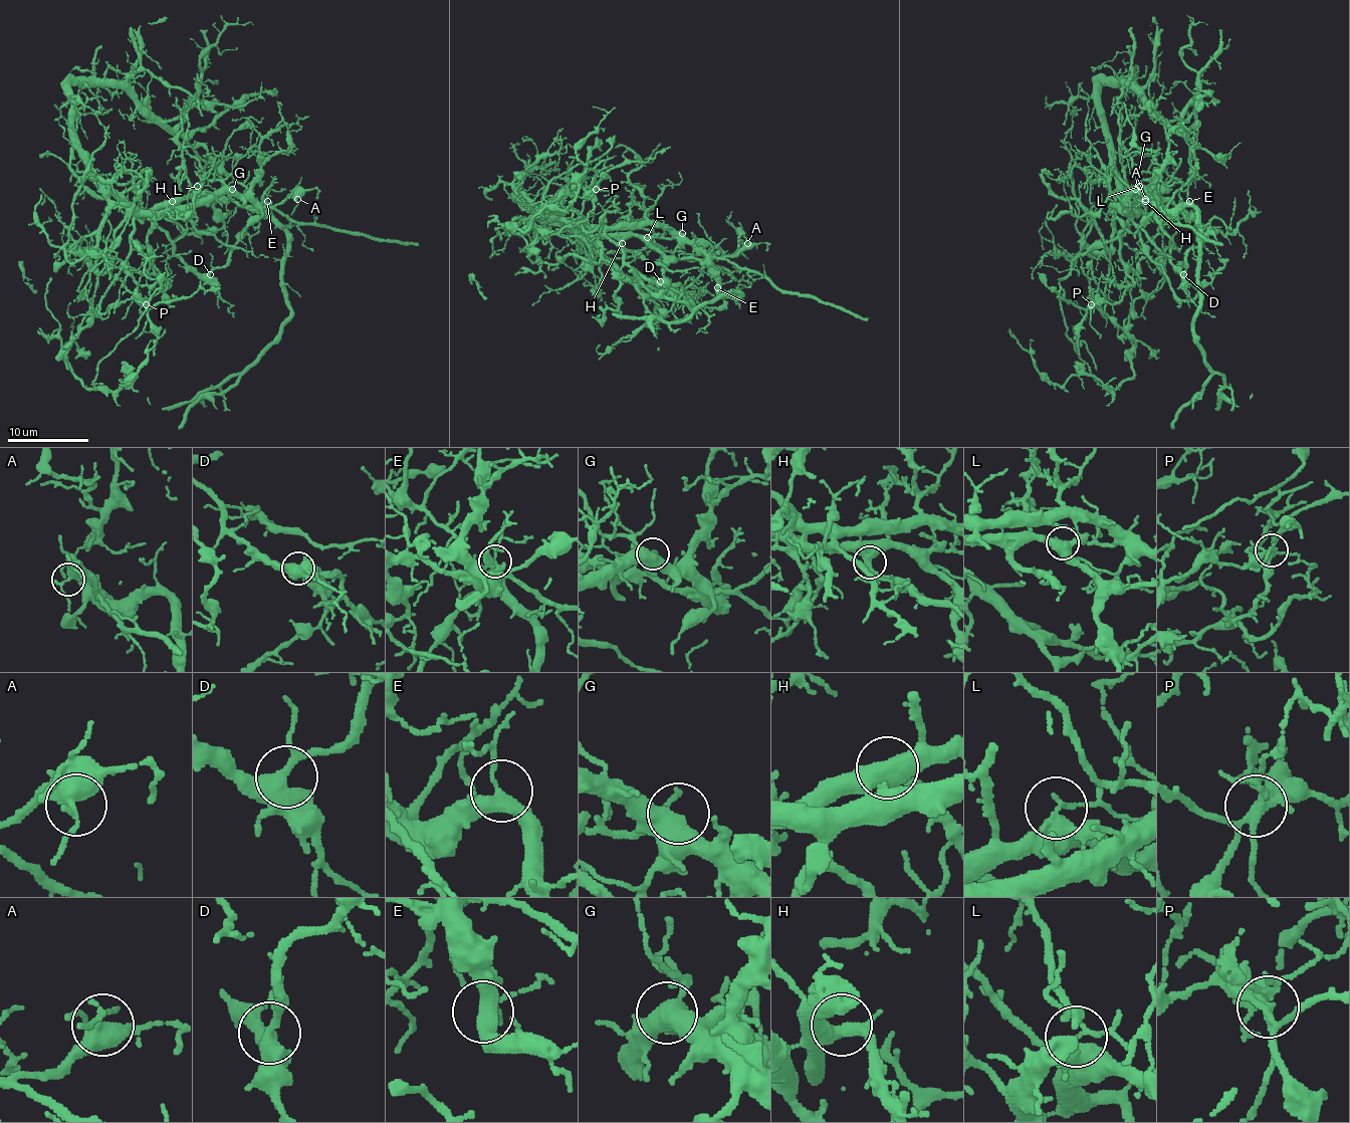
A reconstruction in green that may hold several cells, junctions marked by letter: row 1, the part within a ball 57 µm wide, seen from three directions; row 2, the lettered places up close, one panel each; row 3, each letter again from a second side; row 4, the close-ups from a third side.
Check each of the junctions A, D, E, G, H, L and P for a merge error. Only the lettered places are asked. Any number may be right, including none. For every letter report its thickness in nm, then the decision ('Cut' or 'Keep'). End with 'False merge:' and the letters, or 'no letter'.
A: Thickness 360 nm. Keep
D: Thickness 400 nm. Keep
E: Thickness 360 nm. Keep
G: Thickness 440 nm. Keep
H: Thickness 360 nm. Keep
L: Thickness 320 nm. Cut
P: Thickness 240 nm. Cut
False merge: L, P

